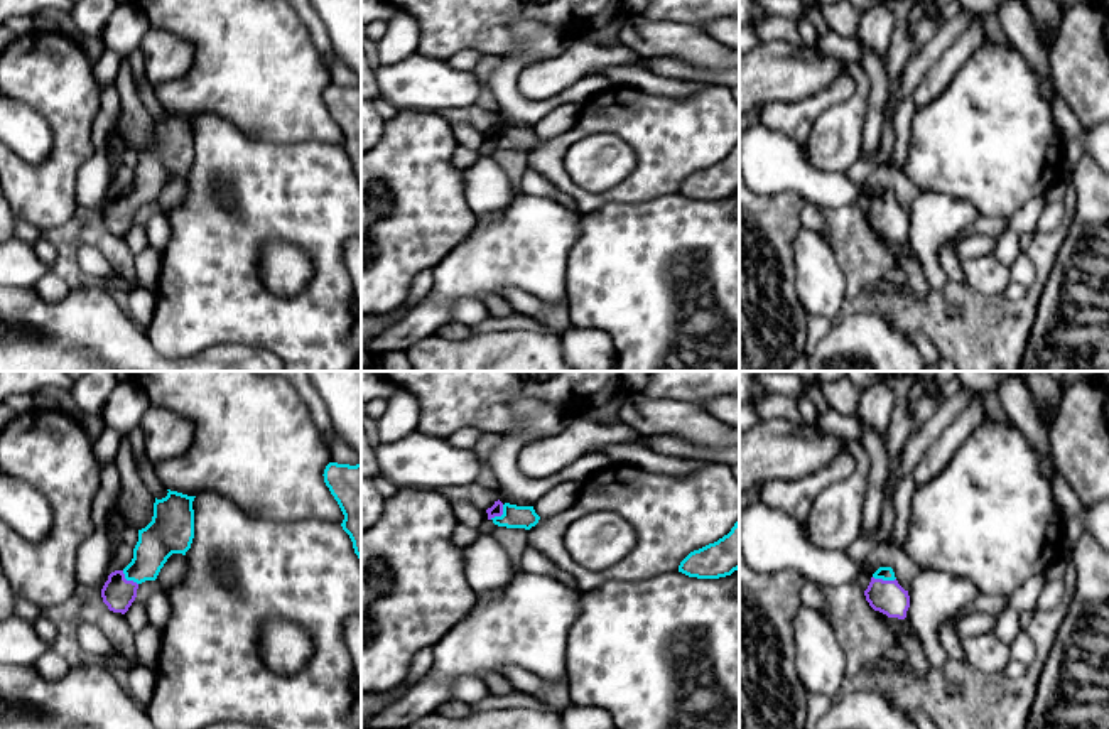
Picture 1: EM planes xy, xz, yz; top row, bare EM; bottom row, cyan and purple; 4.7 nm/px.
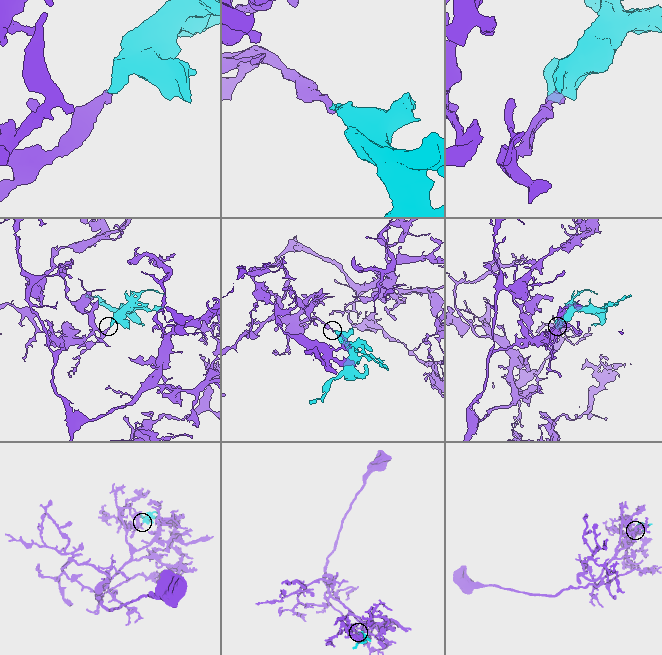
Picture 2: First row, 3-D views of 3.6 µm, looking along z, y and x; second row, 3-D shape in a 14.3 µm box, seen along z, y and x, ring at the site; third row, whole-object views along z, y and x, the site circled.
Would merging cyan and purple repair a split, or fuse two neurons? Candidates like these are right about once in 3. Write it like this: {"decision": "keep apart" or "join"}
{"decision": "join"}

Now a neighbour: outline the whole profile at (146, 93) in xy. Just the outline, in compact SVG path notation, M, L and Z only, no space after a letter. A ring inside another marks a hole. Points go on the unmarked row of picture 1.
M137 81L137 96L138 100L143 103L143 106L147 108L147 111L157 120L162 122L167 118L167 110L160 105L160 101L157 100L155 93L154 93L154 86L147 81Z

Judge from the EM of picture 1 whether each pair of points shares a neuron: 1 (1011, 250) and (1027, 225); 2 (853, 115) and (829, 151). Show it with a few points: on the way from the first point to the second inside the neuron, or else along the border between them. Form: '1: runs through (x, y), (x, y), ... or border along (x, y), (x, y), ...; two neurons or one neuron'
1: runs through (1011, 243), (1011, 237), (1020, 228); one neuron
2: runs through (844, 124), (838, 132), (836, 142); one neuron

